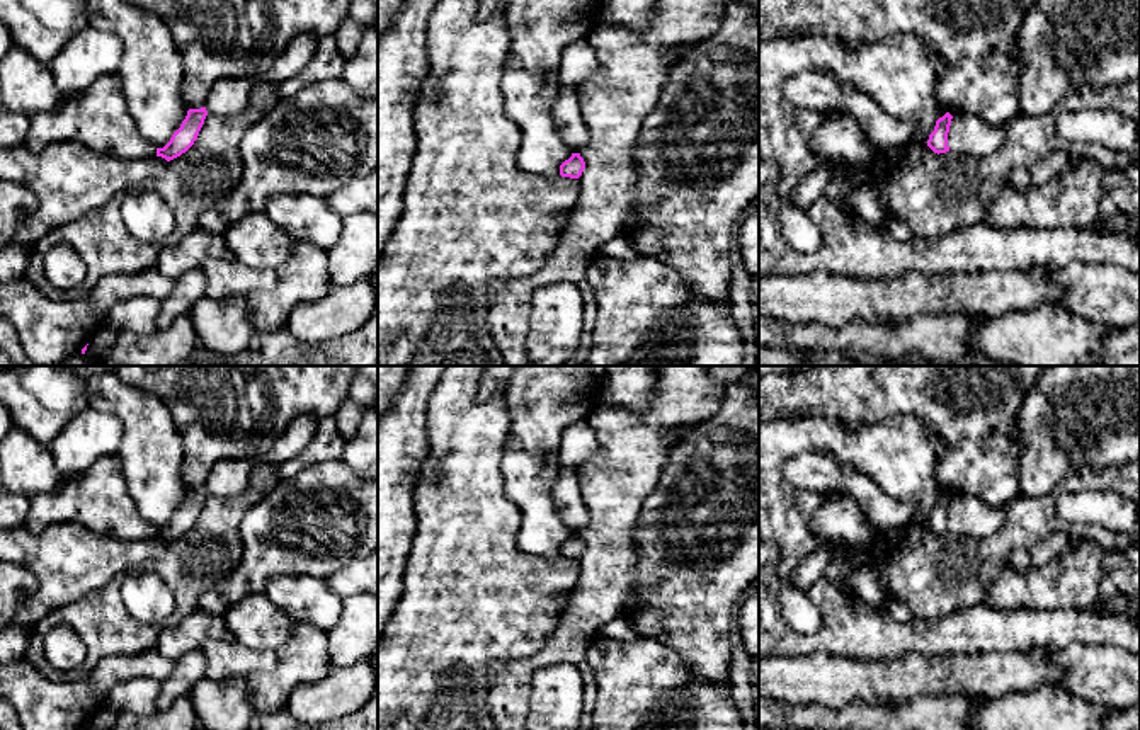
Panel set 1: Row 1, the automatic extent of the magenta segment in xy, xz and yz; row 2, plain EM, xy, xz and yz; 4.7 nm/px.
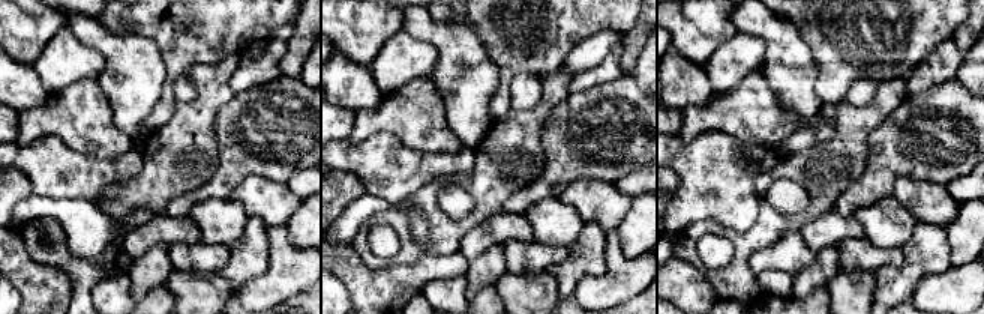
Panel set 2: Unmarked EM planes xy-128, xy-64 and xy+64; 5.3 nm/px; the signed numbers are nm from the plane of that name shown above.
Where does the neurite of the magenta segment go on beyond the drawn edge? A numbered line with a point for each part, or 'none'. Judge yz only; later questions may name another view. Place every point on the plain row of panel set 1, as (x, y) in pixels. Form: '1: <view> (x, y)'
none

